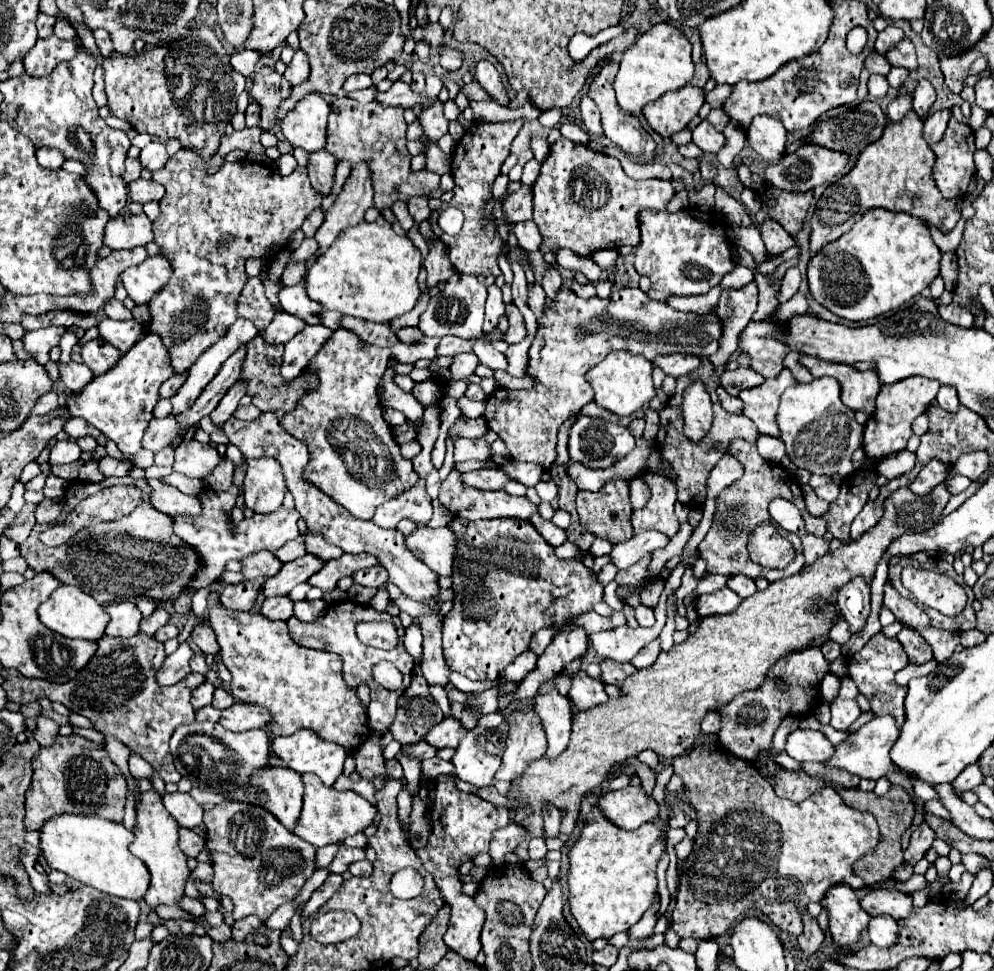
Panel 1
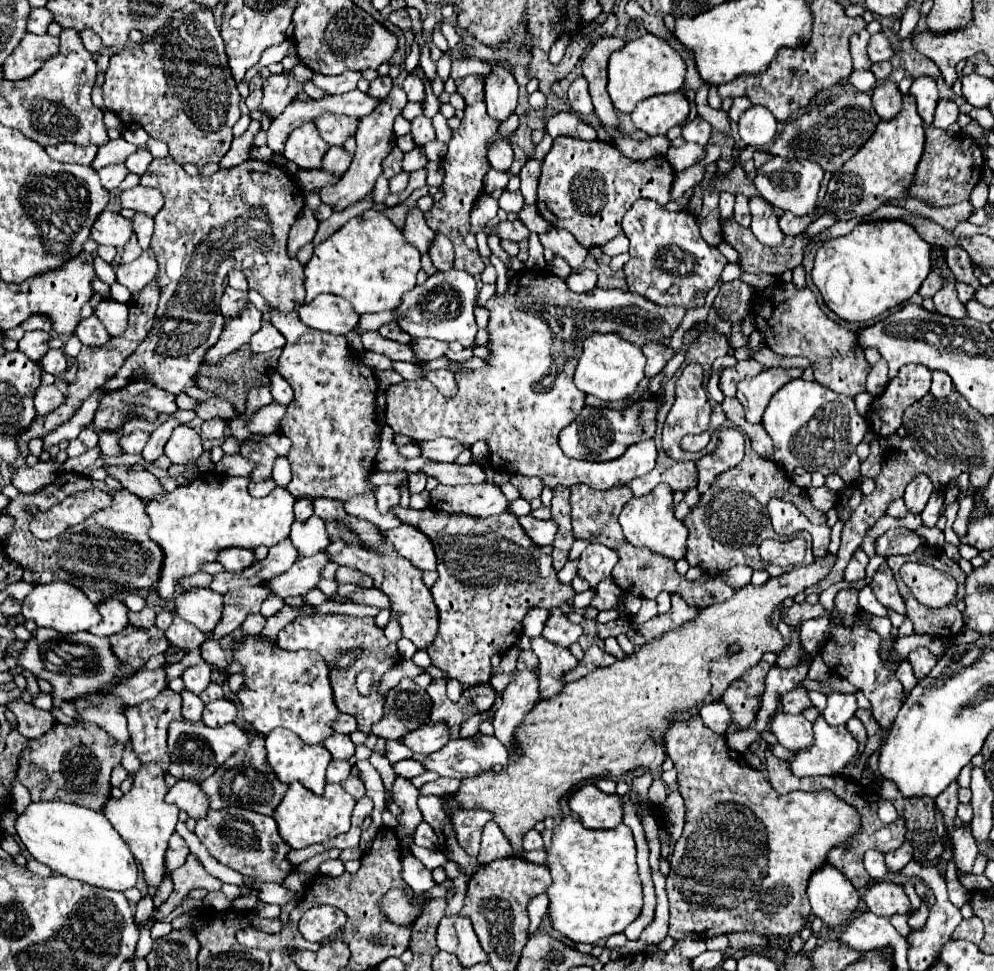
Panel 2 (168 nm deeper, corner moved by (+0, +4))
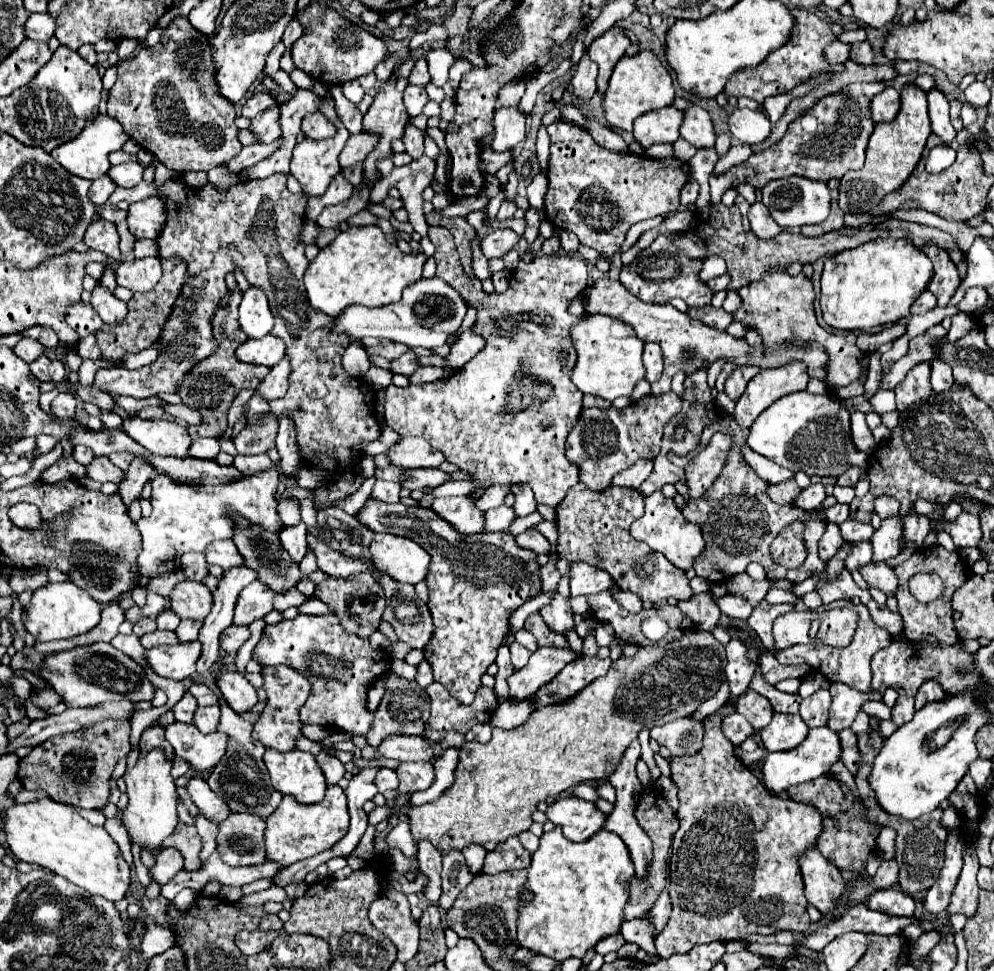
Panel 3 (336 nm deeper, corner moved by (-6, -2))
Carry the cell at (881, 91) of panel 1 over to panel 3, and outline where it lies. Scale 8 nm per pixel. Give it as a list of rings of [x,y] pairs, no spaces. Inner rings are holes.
[[[762,106],[756,110],[748,110],[748,108],[732,110],[728,124],[730,124],[730,132],[734,134],[734,138],[748,146],[764,142],[772,132],[772,122],[764,114]]]

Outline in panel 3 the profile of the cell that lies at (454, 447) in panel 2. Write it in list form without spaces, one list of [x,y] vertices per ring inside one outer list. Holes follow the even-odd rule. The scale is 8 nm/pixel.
[[[402,438],[390,452],[388,458],[392,460],[394,466],[402,466],[402,468],[438,468],[446,458],[442,456],[442,452],[430,448],[430,444],[426,440],[420,438]]]

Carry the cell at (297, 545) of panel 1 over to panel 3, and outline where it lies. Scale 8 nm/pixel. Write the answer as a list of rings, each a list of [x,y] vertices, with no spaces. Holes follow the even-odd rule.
[[[246,566],[224,572],[222,582],[214,590],[214,608],[210,616],[206,616],[204,626],[200,628],[202,656],[198,658],[198,664],[196,664],[198,674],[216,672],[218,662],[220,662],[220,634],[228,626],[232,626],[232,616],[234,616],[238,594],[256,578],[258,578],[258,572]]]

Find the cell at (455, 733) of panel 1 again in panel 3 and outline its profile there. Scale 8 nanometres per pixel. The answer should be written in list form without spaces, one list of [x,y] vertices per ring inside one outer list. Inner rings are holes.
[[[388,736],[378,746],[378,752],[384,758],[396,758],[402,762],[434,760],[432,744],[422,736]]]

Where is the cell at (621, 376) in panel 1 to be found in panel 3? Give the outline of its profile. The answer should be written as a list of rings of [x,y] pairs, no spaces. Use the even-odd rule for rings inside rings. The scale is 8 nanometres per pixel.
[[[592,314],[586,322],[572,326],[570,330],[574,348],[578,352],[578,362],[572,372],[572,382],[584,394],[600,396],[606,400],[616,400],[618,396],[632,396],[636,384],[644,380],[646,368],[642,364],[644,342],[638,340],[634,328],[620,318]]]

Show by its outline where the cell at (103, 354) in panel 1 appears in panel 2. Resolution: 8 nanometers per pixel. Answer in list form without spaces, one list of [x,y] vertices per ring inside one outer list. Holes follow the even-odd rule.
[[[96,316],[80,320],[74,334],[86,346],[102,346],[102,344],[108,342],[108,332],[106,332],[106,328],[102,326],[102,322]]]

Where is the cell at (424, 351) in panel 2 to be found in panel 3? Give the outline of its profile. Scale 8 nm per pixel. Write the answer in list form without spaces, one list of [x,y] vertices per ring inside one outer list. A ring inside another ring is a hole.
[[[410,348],[406,354],[402,354],[398,360],[392,360],[392,372],[394,372],[394,374],[412,376],[418,368],[420,368],[418,354],[416,354],[412,348]]]

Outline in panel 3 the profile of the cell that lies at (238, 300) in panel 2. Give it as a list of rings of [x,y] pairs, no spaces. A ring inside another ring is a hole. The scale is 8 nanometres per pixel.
[[[230,292],[228,296],[224,296],[220,300],[220,306],[214,314],[214,334],[218,336],[218,352],[214,352],[214,356],[210,360],[202,360],[202,364],[198,364],[198,368],[194,368],[194,372],[190,372],[190,376],[186,376],[186,384],[182,384],[180,388],[180,396],[182,402],[190,408],[198,408],[204,416],[204,422],[200,426],[190,426],[188,432],[194,436],[220,436],[222,428],[226,428],[226,412],[232,404],[232,400],[238,396],[240,390],[244,388],[256,388],[258,380],[258,366],[252,364],[244,364],[236,360],[236,348],[242,344],[240,340],[240,324],[238,324],[238,306],[242,300],[242,292]]]

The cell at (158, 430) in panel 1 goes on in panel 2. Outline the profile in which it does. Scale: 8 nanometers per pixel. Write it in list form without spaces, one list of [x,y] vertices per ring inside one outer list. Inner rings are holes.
[[[132,432],[128,436],[120,436],[120,440],[118,440],[124,454],[140,454],[140,450],[146,442],[148,442],[146,432]]]

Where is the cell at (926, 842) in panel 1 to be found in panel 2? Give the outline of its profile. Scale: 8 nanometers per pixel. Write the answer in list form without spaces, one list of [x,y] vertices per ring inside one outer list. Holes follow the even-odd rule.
[[[904,842],[898,850],[894,850],[892,856],[884,854],[884,862],[886,862],[886,868],[888,872],[900,872],[908,862],[912,860],[912,846],[908,842]]]

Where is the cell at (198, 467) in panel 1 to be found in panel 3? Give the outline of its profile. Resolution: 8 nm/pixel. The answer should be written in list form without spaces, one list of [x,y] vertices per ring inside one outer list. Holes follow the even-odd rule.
[[[130,418],[124,422],[122,430],[156,456],[174,456],[182,460],[188,458],[192,438],[186,428],[174,422]]]

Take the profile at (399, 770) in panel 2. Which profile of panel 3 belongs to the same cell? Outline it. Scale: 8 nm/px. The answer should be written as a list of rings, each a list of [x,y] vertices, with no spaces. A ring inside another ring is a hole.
[[[382,768],[382,770],[378,772],[374,784],[378,786],[378,792],[380,792],[380,794],[392,796],[392,794],[398,792],[398,784],[400,784],[400,780],[398,780],[396,770],[392,770],[392,768]]]

